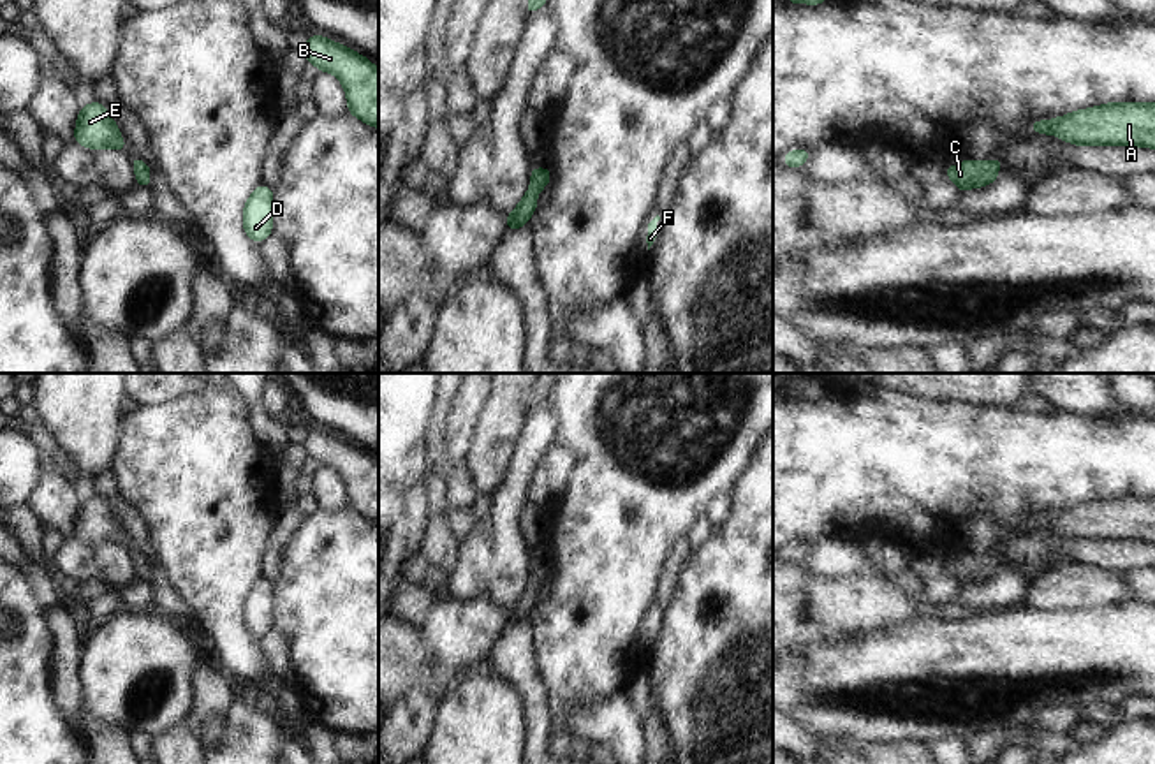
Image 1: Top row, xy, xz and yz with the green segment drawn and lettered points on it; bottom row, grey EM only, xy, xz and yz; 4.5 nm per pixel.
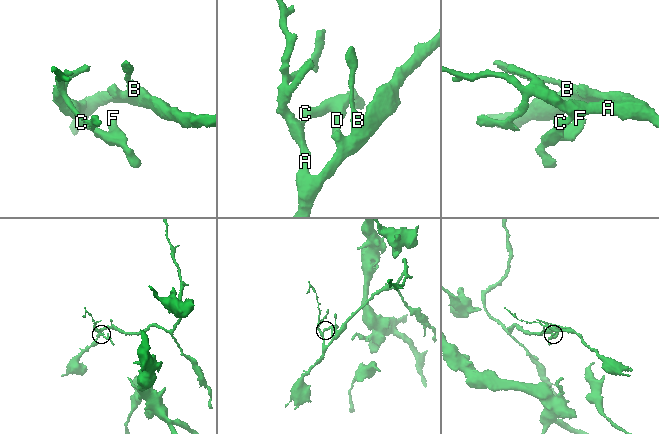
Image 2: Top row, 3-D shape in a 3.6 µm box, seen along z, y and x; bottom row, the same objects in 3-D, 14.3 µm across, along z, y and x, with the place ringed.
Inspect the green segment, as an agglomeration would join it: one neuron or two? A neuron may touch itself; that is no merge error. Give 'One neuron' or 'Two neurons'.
One neuron.

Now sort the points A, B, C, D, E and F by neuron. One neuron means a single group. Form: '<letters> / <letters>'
A B C D E F

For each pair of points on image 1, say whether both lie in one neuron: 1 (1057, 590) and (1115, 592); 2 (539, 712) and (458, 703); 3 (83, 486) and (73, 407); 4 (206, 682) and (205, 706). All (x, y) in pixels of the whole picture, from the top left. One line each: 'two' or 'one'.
1: one
2: two
3: two
4: one

